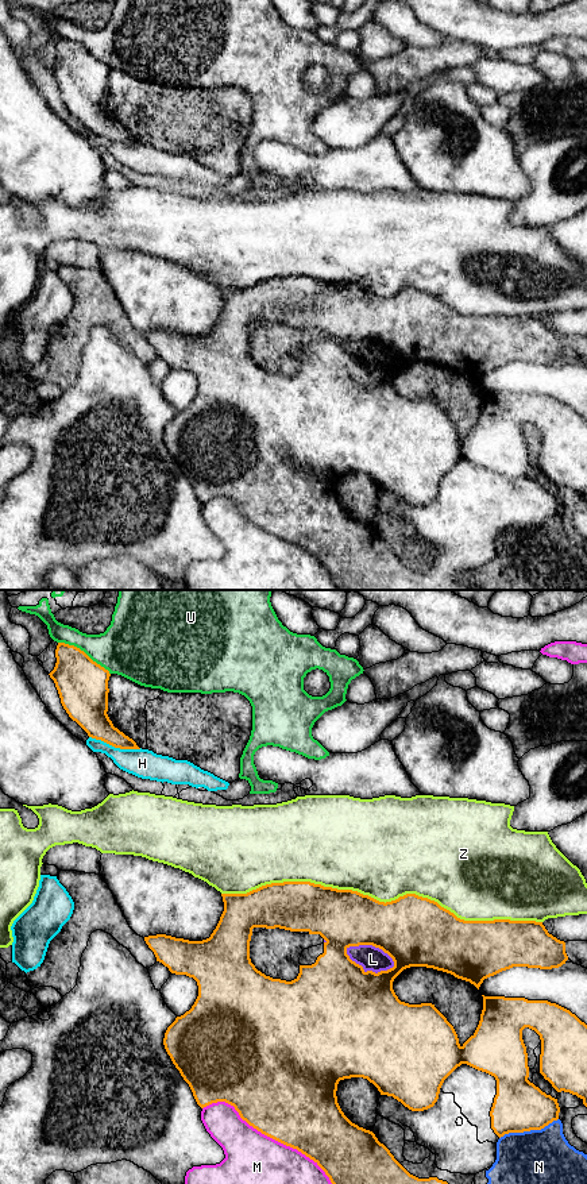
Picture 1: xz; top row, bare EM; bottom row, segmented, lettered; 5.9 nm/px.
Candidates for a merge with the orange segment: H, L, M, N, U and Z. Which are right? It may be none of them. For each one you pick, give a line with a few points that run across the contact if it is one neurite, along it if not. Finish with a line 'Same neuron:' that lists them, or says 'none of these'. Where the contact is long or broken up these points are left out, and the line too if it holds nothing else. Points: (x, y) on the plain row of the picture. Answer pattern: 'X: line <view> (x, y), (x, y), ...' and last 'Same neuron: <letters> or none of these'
Same neuron: none of these

